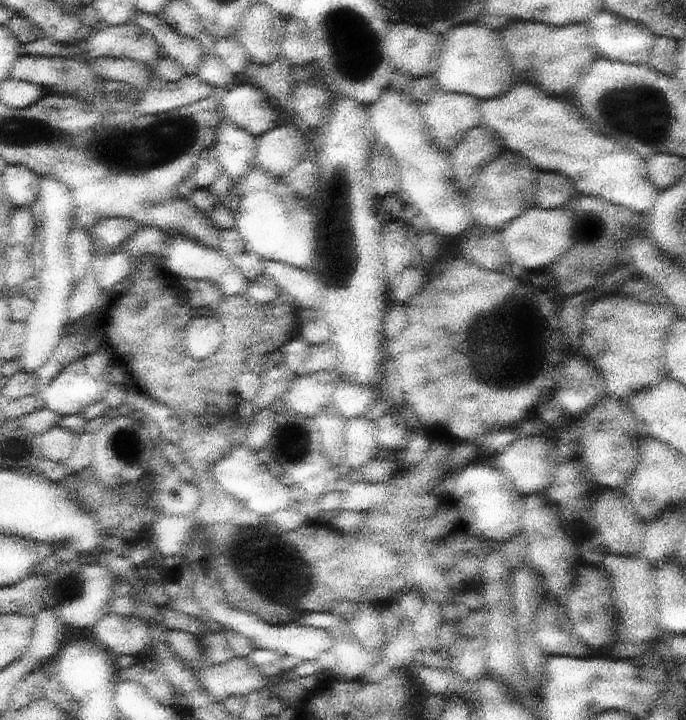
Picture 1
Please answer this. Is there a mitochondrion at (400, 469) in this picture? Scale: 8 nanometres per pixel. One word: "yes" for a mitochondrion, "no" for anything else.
no

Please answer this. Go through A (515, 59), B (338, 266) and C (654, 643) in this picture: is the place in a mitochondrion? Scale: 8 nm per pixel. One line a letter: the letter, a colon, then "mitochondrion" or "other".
A: other
B: mitochondrion
C: other

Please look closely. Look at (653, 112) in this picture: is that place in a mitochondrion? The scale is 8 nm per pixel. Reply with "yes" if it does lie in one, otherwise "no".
yes

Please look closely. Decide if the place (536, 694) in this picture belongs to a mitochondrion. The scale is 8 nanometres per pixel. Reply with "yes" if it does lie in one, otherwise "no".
no

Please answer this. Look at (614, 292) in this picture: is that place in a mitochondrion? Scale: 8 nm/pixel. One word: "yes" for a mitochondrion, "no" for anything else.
no

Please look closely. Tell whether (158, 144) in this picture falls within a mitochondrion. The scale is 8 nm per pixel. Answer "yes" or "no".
yes

